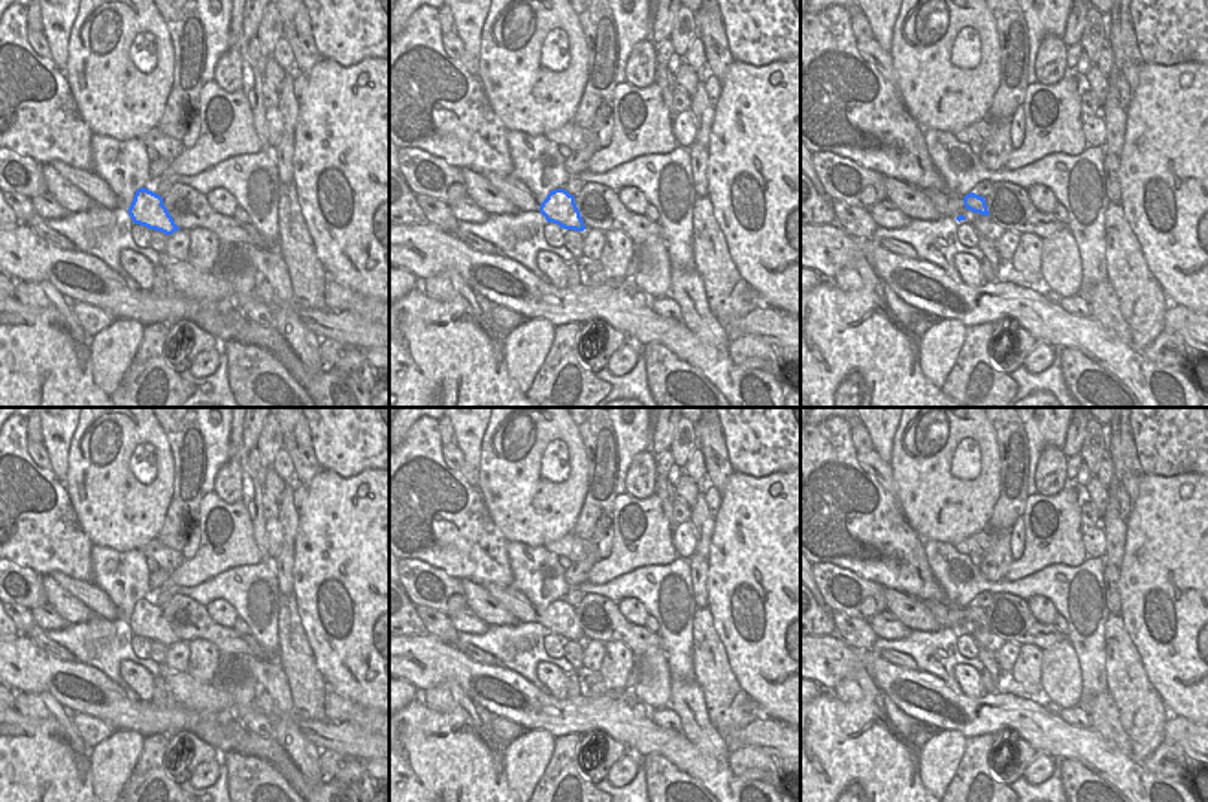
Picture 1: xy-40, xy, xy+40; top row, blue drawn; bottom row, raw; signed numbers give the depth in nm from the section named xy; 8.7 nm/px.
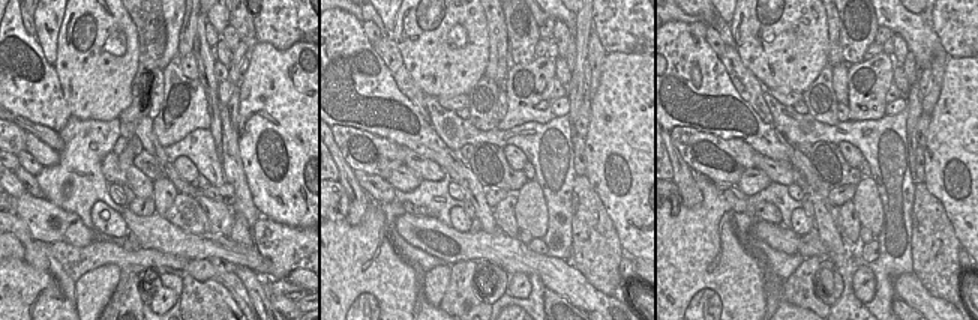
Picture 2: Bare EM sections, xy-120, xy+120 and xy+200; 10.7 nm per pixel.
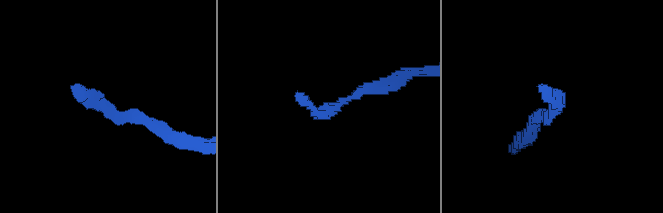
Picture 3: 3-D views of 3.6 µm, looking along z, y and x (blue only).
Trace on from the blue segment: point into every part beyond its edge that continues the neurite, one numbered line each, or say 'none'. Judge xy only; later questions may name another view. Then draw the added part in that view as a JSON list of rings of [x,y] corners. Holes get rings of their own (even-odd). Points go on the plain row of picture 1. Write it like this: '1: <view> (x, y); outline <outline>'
1: xy (514, 602); outline [[[481,584],[510,615],[520,622],[540,622],[536,607],[527,596],[512,587],[501,587],[498,584]]]

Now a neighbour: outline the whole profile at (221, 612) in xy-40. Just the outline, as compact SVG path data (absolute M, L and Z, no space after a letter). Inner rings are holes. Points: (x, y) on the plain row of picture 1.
M217 598L217 600L209 602L206 607L207 607L209 617L217 624L220 624L224 628L233 628L235 626L235 620L237 620L239 615L228 600Z

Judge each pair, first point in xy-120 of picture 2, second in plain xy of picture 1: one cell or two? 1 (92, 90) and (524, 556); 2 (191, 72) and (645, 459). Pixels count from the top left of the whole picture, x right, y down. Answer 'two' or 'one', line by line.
1: two
2: one

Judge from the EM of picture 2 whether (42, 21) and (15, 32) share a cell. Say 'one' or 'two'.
two

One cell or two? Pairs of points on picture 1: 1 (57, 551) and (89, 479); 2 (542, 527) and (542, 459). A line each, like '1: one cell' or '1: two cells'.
1: two cells
2: one cell

